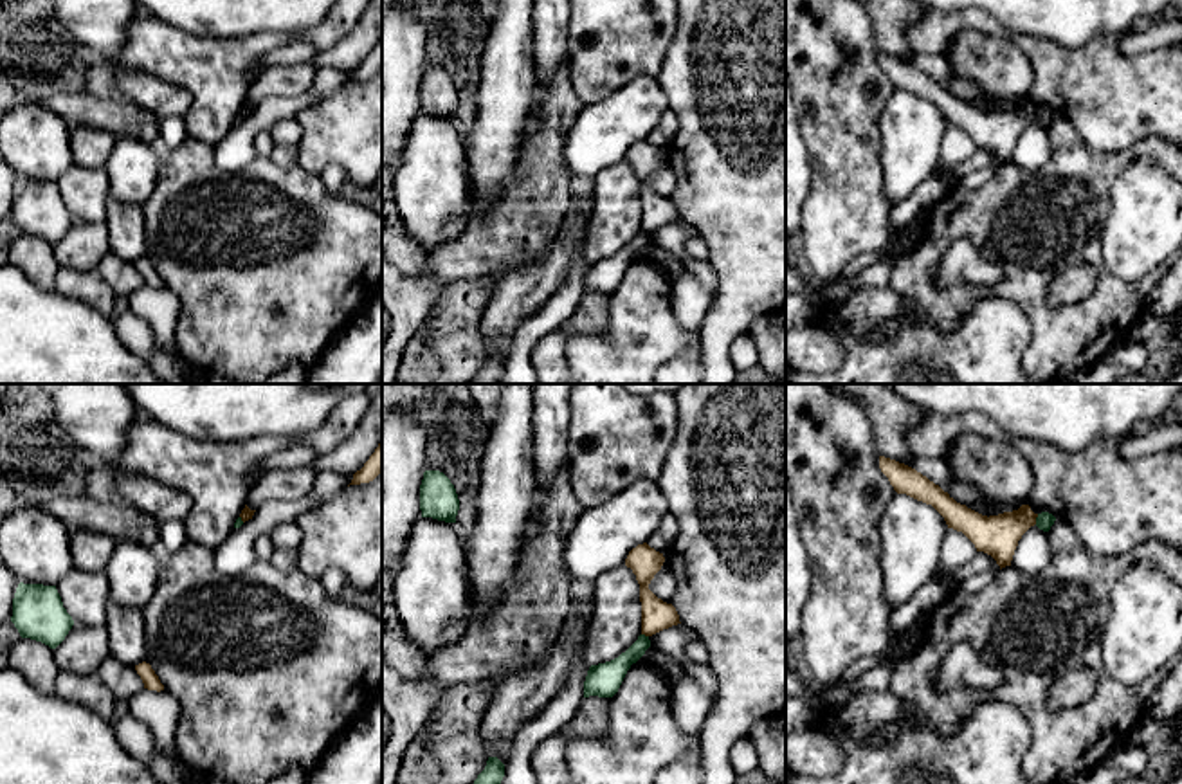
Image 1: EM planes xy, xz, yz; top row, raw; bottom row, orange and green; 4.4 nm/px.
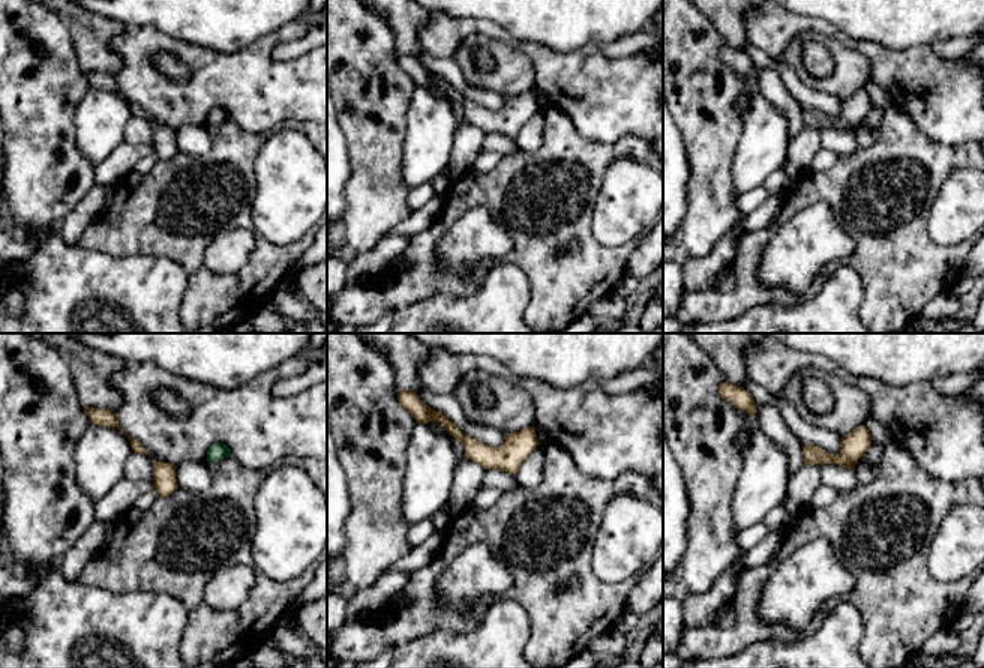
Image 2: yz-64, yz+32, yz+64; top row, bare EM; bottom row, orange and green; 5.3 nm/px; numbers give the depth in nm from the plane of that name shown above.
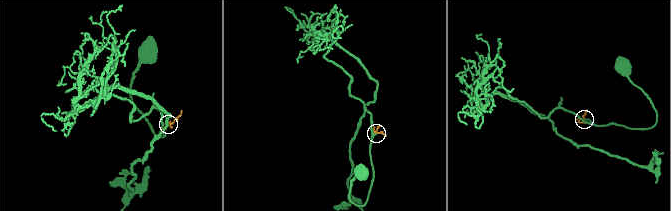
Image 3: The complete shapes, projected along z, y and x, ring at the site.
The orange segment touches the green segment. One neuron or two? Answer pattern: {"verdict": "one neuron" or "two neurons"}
{"verdict": "two neurons"}

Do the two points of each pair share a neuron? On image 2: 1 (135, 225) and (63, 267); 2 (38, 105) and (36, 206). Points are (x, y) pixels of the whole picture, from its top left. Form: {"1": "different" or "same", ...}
{"1": "different", "2": "same"}

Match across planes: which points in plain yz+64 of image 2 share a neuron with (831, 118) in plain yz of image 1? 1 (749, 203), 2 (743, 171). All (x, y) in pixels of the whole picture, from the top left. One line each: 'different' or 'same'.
1: different
2: different

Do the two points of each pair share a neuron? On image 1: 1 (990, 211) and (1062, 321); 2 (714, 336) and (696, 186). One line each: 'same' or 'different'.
1: same
2: same

